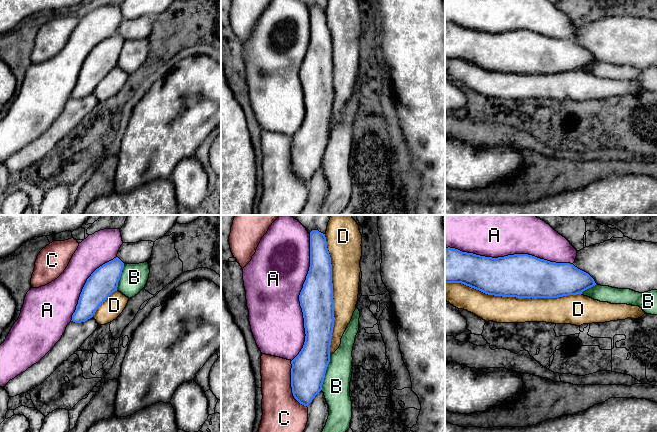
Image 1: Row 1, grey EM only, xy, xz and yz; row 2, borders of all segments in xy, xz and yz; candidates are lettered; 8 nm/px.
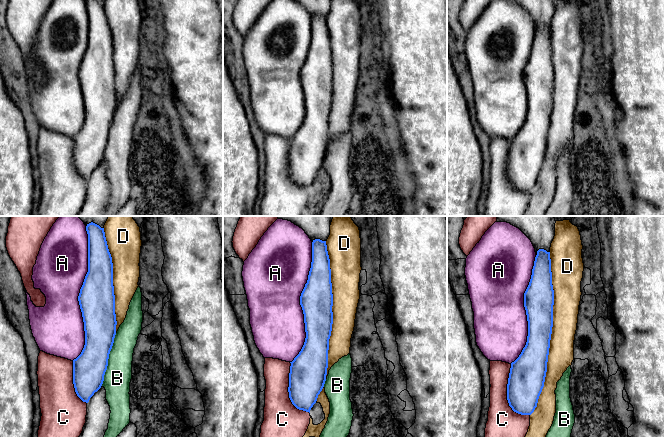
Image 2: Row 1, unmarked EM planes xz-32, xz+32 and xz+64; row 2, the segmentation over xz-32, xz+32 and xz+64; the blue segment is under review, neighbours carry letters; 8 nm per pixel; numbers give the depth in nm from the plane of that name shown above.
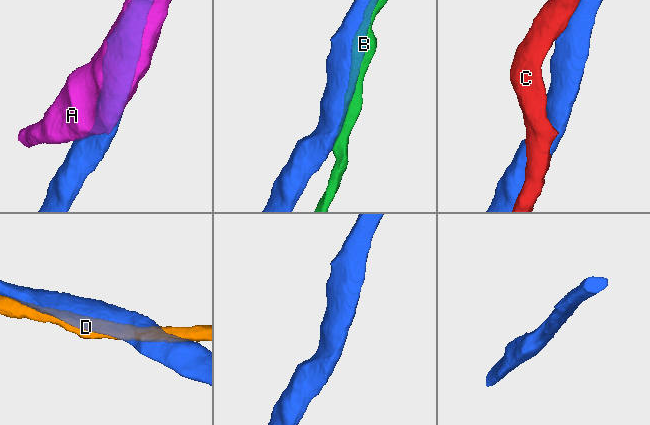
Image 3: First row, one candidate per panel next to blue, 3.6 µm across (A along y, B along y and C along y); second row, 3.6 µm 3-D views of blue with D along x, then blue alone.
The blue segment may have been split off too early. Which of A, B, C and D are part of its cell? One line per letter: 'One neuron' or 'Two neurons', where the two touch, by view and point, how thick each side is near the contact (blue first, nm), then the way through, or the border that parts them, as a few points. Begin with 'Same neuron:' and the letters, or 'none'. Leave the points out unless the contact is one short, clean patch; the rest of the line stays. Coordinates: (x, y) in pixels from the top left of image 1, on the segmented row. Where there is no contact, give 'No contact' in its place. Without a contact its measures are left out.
Same neuron: none
A: Two neurons. Touches blue at yz (509, 255). Thickness 360 nm (blue) against 500 nm
B: Two neurons. Touches blue at xz (325, 372). Thickness 280 nm (blue) against 220 nm
C: Two neurons. Touches blue at xz (291, 386). Thickness 280 nm (blue) against 300 nm
D: Two neurons. Touches blue at yz (513, 296). Thickness 360 nm (blue) against 220 nm

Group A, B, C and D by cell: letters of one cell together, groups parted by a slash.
A / B / C / D

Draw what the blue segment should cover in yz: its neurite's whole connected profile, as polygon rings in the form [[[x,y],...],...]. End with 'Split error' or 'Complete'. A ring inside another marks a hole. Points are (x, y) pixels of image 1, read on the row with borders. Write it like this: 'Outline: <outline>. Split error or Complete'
Outline: [[[445,248],[445,283],[461,283],[488,295],[516,298],[558,298],[582,294],[596,285],[586,272],[570,263],[556,263],[528,254],[492,258]]]. Complete

